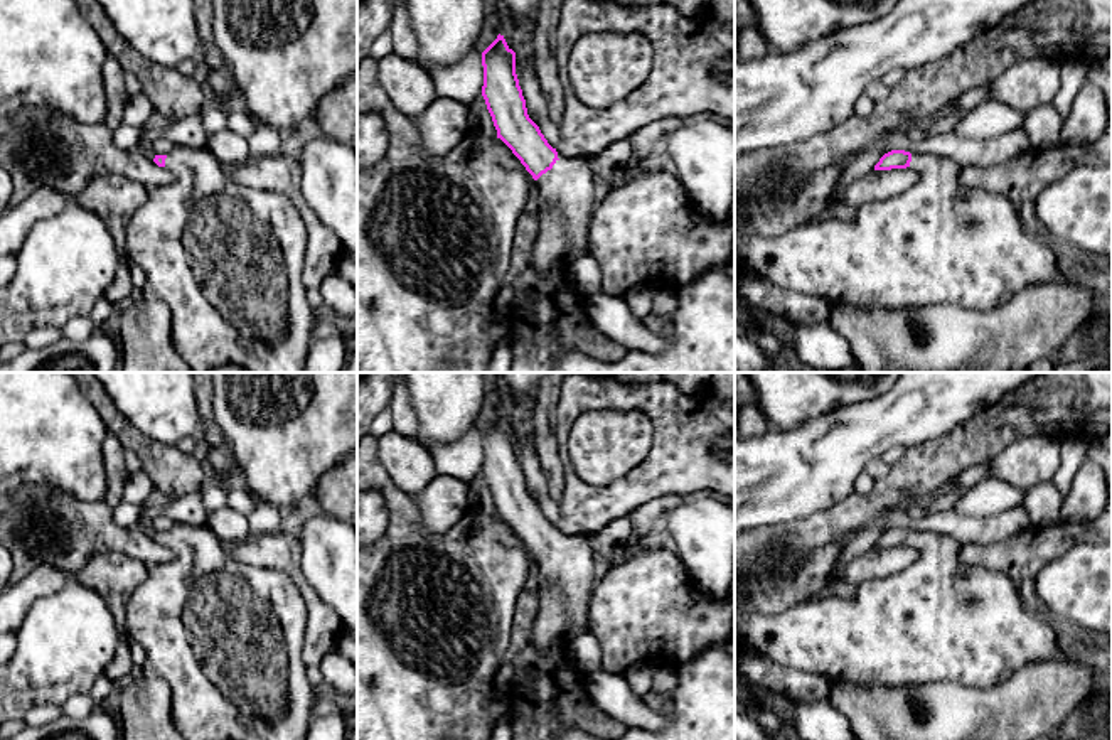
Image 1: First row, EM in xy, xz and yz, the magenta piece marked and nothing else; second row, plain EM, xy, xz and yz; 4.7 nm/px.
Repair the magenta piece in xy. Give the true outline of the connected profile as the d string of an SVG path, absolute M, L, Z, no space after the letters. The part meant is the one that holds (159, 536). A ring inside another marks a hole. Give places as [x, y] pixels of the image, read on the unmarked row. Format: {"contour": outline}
{"contour": "M175 523L168 533L155 533L153 539L158 544L165 544L168 550L174 551L175 558L168 563L155 565L148 568L148 576L147 580L131 593L131 597L126 602L125 607L125 630L123 635L130 637L131 641L138 642L145 654L147 661L145 666L142 668L140 674L152 676L152 678L162 678L172 689L172 718L179 728L179 732L187 738L187 740L307 740L307 732L310 728L310 720L312 720L312 706L315 700L315 689L307 679L307 664L303 661L303 639L305 639L305 629L307 629L307 607L303 603L302 593L295 582L283 571L273 570L273 568L258 568L258 566L249 566L234 561L221 546L219 539L212 534L212 531L207 528L207 524L200 526L190 526L190 524L179 524Z"}

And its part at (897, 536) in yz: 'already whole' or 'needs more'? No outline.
needs more

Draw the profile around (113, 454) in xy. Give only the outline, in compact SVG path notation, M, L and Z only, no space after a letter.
M108 433L103 442L101 453L106 474L104 502L115 509L120 502L123 502L123 491L128 479L125 448L115 435Z

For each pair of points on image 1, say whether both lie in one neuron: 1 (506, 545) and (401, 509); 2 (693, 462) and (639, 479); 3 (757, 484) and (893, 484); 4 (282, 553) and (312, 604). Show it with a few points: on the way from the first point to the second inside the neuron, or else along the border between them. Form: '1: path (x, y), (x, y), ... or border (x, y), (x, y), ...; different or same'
1: path (477, 560), (443, 560), (418, 538); same
2: path (679, 462), (657, 479), (652, 479); same
3: border (853, 491), (834, 504), (817, 509); different
4: path (290, 565), (307, 592); same

